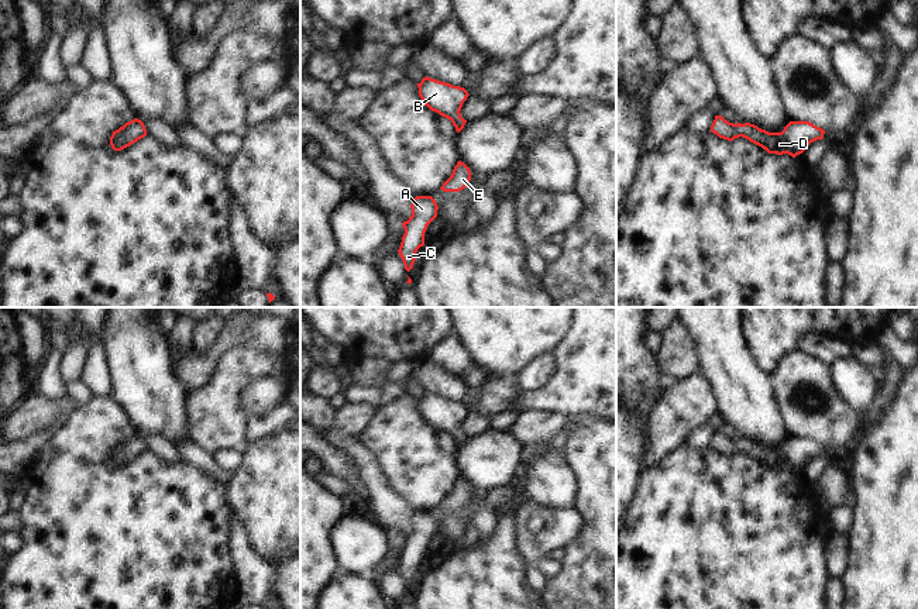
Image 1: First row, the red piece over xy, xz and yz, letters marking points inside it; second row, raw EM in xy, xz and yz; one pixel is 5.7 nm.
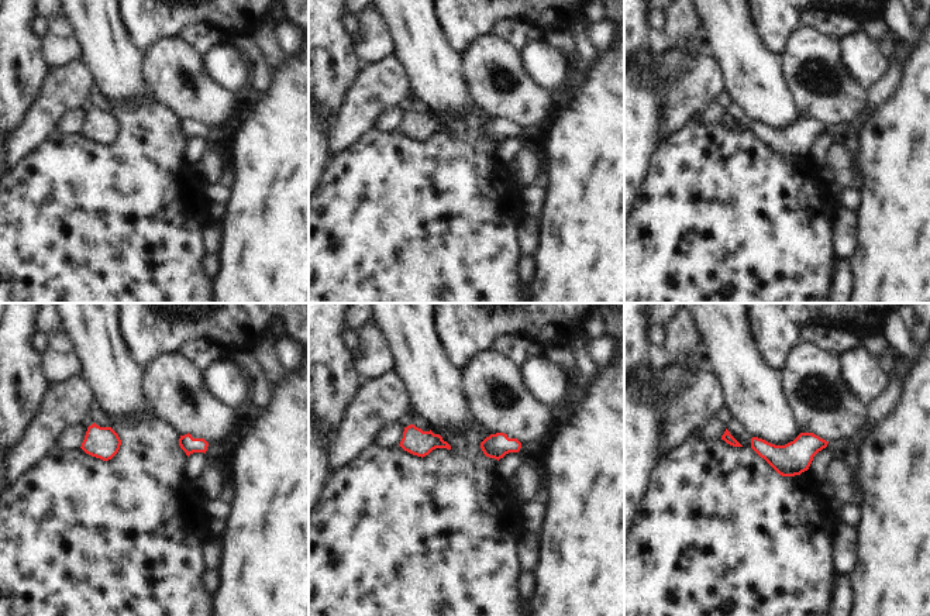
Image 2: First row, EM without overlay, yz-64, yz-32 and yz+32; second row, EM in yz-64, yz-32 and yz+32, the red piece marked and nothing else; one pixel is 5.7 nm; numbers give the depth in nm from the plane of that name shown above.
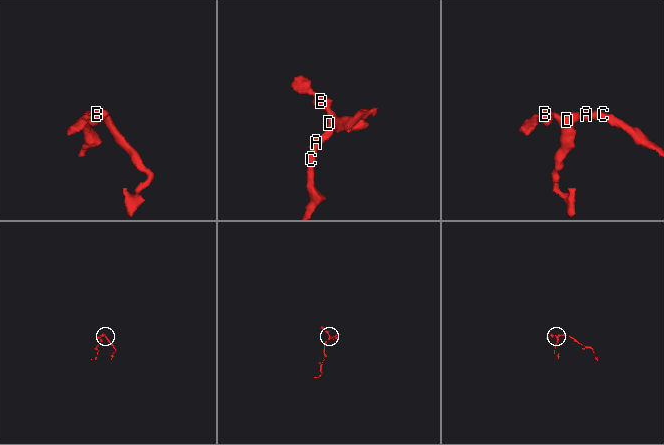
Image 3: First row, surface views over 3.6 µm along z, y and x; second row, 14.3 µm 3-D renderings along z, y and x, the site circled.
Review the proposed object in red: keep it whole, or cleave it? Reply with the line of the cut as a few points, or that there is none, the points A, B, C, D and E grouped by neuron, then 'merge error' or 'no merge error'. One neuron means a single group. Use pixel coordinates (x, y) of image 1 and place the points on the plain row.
no cut | A B C D E | no merge error

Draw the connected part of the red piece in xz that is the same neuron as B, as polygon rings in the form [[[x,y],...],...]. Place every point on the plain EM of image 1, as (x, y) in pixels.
[[[427,392],[417,399],[417,403],[419,412],[424,422],[448,434],[457,448],[464,444],[467,436],[461,433],[460,427],[463,419],[470,412],[464,403],[453,402]]]

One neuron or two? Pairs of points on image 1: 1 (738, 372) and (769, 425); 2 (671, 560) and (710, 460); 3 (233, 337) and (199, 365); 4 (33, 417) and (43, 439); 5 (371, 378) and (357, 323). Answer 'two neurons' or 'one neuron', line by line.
1: one neuron
2: one neuron
3: one neuron
4: two neurons
5: two neurons

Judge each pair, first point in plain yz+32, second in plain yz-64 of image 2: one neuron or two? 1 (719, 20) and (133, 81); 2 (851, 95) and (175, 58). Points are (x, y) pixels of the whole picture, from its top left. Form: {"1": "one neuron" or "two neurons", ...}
{"1": "one neuron", "2": "one neuron"}

